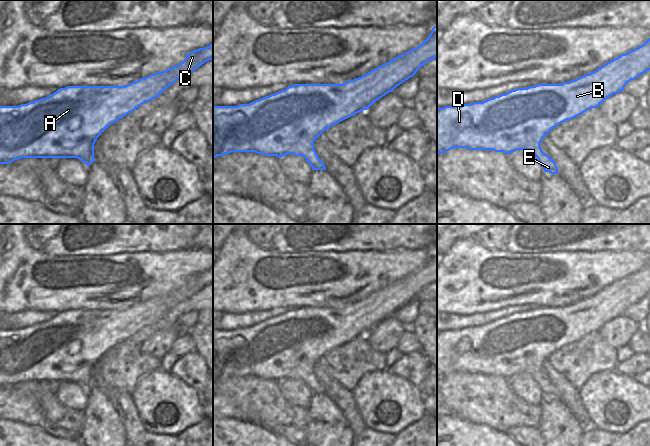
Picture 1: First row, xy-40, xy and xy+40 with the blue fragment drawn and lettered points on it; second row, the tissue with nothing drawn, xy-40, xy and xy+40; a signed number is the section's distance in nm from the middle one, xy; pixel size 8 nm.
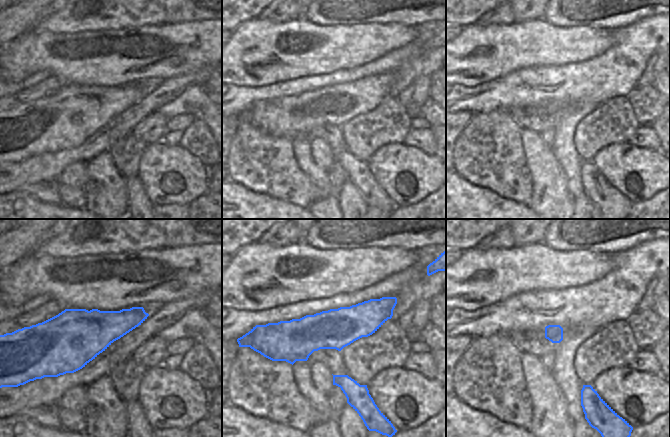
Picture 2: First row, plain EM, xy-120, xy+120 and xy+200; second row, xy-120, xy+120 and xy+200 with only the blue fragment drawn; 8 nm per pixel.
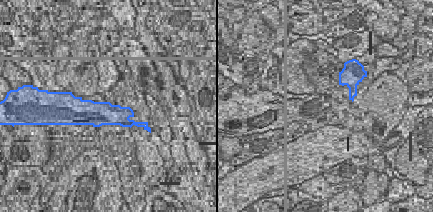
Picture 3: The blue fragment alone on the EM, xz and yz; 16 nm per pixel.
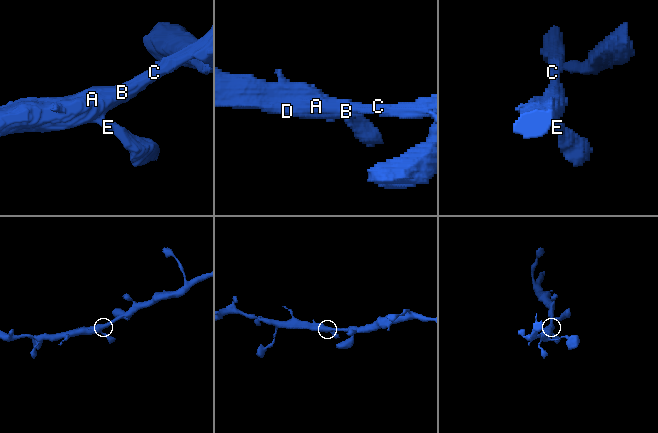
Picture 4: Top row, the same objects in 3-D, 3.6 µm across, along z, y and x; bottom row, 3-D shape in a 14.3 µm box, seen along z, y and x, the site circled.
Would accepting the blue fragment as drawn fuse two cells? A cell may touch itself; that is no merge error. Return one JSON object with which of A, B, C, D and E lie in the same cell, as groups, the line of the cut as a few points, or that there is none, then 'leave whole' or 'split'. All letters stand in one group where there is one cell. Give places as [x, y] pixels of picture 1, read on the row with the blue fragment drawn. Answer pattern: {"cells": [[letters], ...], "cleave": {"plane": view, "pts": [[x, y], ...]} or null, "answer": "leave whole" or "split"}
{"cells": [["A", "B", "C", "D", "E"]], "cleave": null, "answer": "leave whole"}

